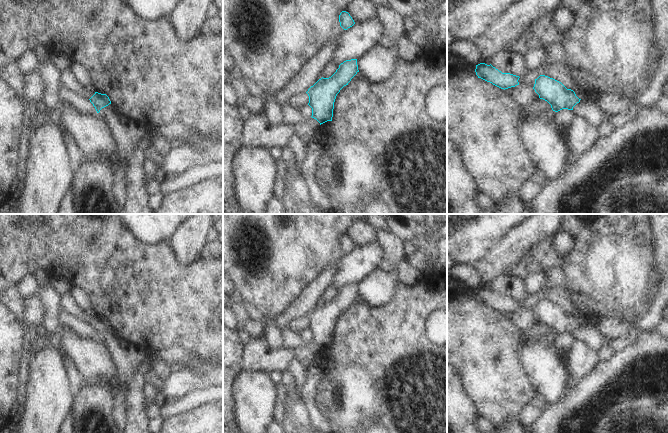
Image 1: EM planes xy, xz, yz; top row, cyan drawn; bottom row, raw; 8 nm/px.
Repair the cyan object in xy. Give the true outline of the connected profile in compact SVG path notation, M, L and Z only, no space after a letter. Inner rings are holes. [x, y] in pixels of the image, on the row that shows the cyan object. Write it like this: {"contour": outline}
{"contour": "M95 92L95 94L89 100L95 107L97 113L99 113L102 108L111 104L111 101L106 94L101 94L98 92Z"}

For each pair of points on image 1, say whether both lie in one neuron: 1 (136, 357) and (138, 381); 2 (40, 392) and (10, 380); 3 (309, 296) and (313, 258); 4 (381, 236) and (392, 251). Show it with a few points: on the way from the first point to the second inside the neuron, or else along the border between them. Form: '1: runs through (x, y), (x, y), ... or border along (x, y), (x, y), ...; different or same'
1: border along (137, 369), (131, 376), (126, 391); different
2: border along (26, 356), (23, 362), (22, 379); different
3: border along (328, 265), (295, 298); different
4: runs through (385, 240), (392, 247); same

